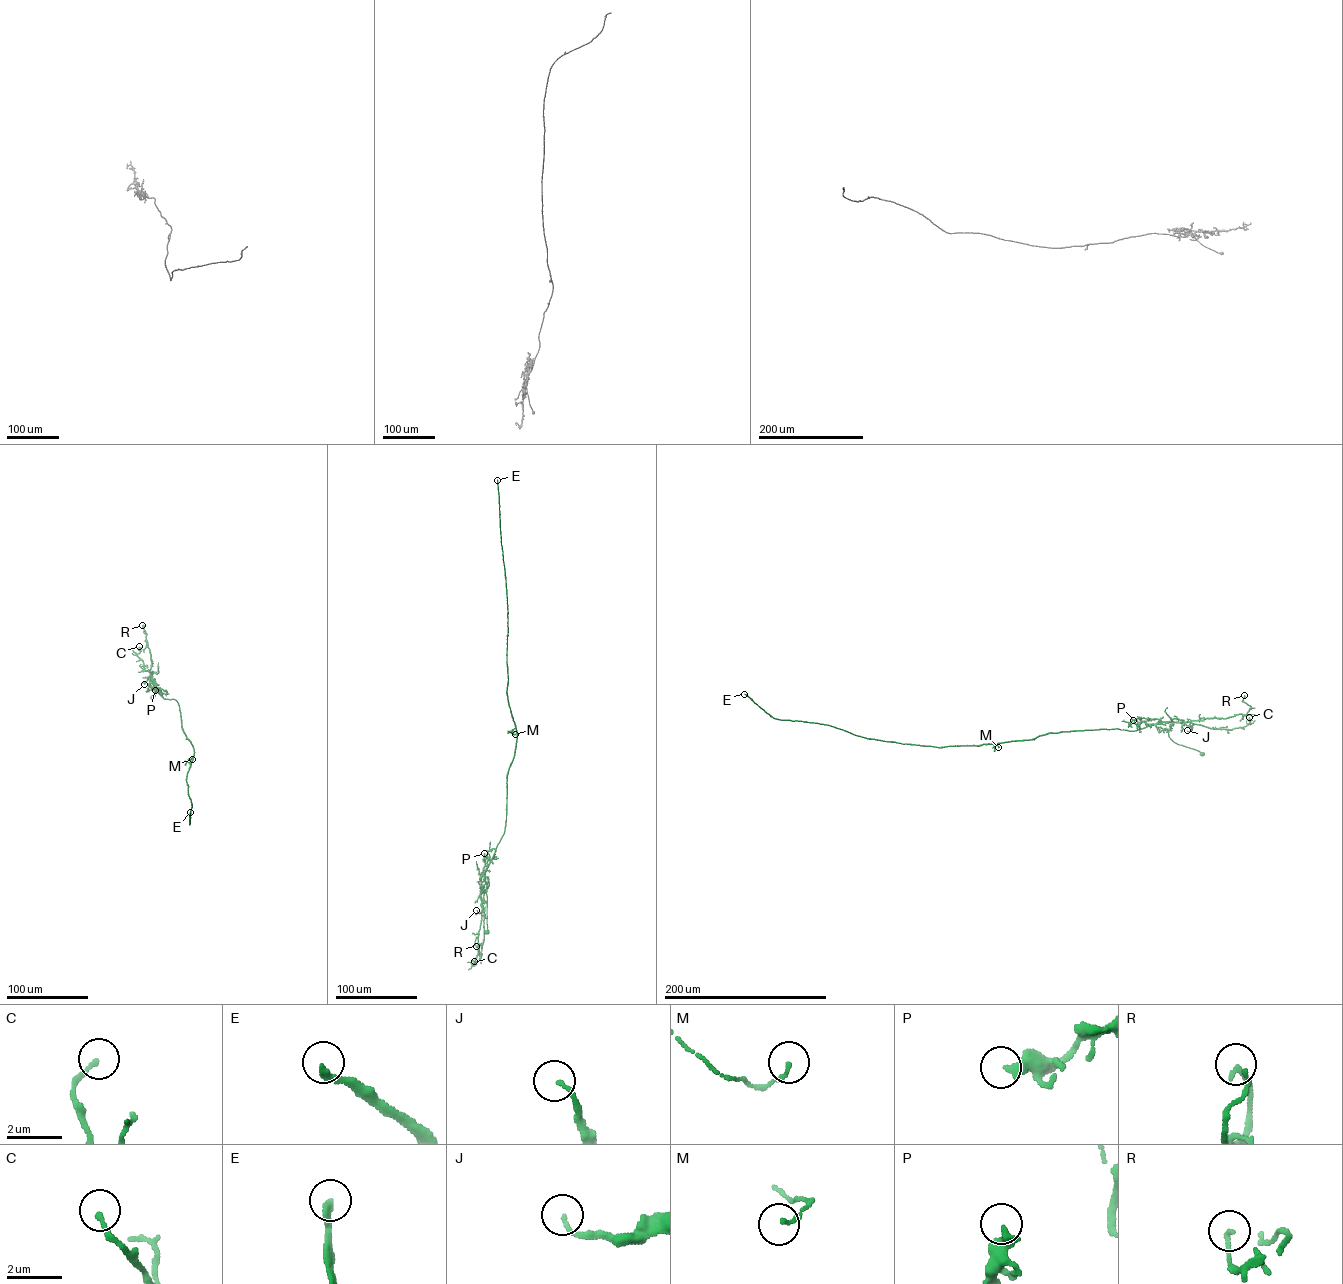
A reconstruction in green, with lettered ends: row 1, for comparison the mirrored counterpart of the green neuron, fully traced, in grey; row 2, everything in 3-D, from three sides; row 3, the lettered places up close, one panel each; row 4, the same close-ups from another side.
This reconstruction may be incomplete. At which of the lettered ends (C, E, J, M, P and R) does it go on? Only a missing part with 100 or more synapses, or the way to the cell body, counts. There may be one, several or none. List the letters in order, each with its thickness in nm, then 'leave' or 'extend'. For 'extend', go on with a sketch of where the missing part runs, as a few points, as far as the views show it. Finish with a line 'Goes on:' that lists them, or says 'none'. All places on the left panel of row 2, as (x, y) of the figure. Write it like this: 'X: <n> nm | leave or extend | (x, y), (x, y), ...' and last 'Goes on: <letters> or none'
C: 180 nm | leave
E: 260 nm | extend | (190, 812), (194, 802), (204, 806), (240, 795), (279, 793), (291, 787), (298, 777)
J: 150 nm | leave
M: 110 nm | leave
P: 360 nm | leave
R: 180 nm | leave
Goes on: E

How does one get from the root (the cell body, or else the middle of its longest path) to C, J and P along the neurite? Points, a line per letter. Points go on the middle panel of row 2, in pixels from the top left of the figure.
C: (487, 932), (486, 890), (480, 893), (478, 955), (474, 961)
J: (487, 932), (486, 890), (480, 893), (482, 911), (480, 913), (476, 910)
P: (487, 932), (486, 890), (481, 891), (480, 878), (485, 865), (484, 853)

